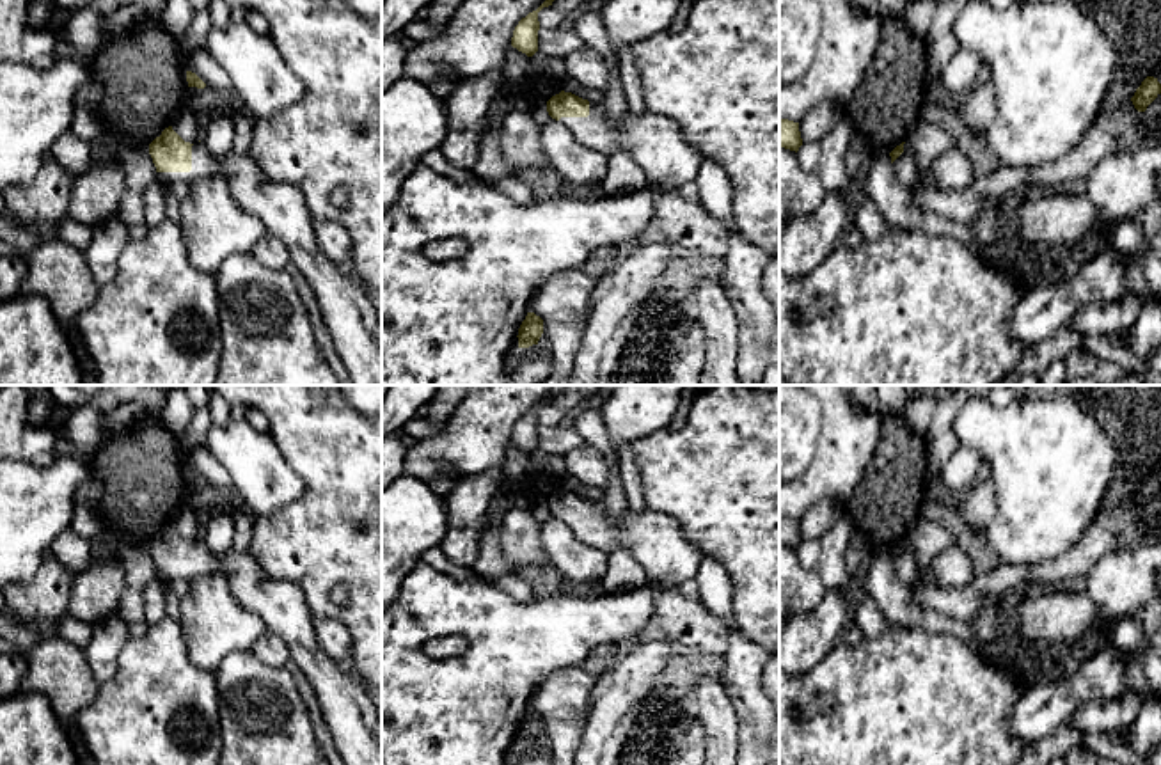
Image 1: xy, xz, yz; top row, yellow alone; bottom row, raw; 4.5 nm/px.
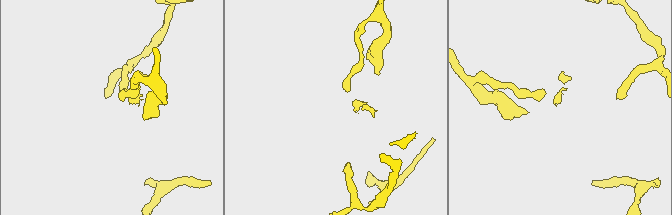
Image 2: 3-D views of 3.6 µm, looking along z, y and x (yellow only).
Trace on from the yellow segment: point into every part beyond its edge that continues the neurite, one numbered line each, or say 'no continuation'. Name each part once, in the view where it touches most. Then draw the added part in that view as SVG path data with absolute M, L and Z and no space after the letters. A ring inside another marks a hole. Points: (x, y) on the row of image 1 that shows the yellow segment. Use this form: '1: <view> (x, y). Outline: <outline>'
1: xy (347, 307). Outline: M201 142L192 146L190 172L158 172L165 185L211 176L224 176L238 206L259 218L266 234L286 245L291 263L318 296L334 351L351 385L382 385L382 321L371 293L320 248L316 220L302 192L289 183L268 179L249 151L215 156Z

